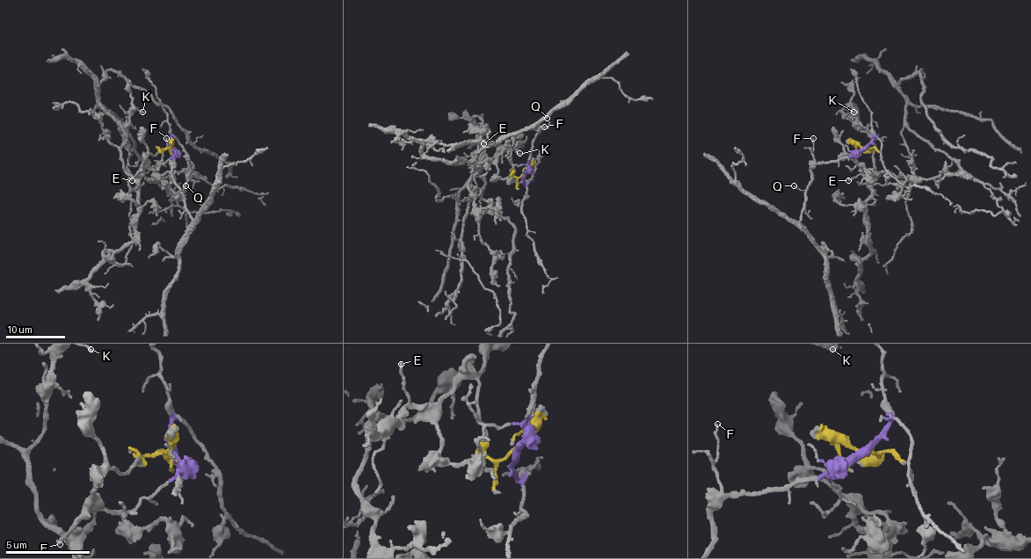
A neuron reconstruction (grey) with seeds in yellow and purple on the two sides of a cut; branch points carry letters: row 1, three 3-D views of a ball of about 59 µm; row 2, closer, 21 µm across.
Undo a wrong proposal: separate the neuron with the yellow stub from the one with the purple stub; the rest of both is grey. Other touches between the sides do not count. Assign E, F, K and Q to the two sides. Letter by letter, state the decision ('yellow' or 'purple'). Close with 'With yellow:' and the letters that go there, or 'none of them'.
E: yellow
F: purple
K: yellow
Q: purple
With yellow: E, K

